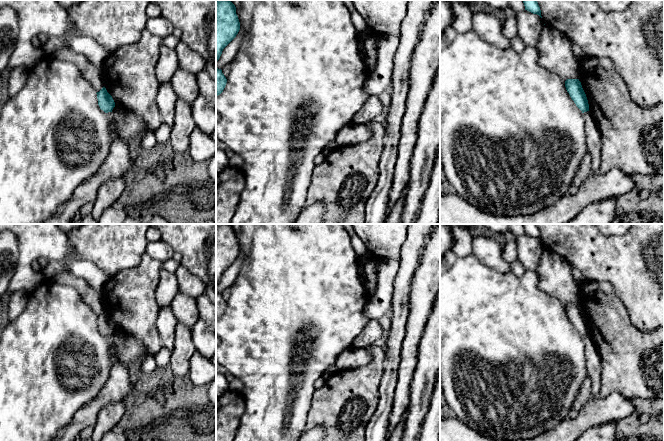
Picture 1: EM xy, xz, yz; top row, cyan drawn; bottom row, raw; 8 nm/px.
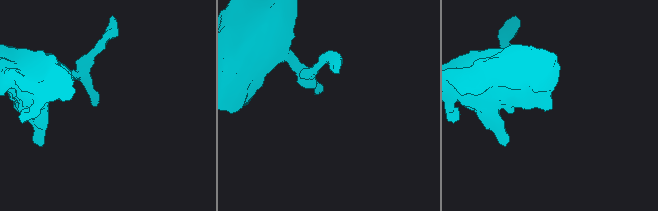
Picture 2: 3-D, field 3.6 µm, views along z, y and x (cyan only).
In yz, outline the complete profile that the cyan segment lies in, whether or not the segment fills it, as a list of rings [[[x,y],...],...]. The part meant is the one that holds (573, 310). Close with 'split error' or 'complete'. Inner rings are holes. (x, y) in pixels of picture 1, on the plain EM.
[[[567,303],[565,311],[571,323],[582,337],[589,335],[588,324],[579,303]]]; complete

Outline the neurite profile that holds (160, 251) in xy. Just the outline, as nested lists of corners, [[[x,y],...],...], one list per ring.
[[[163,240],[148,242],[146,253],[161,264],[173,257],[173,249]]]

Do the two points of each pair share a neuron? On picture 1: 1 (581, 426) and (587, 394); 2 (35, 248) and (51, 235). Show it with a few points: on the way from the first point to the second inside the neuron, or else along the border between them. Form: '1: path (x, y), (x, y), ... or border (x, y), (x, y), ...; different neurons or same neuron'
1: border (593, 396), (574, 417), (569, 417); different neurons
2: path (39, 244), (44, 239), (47, 239); same neuron

